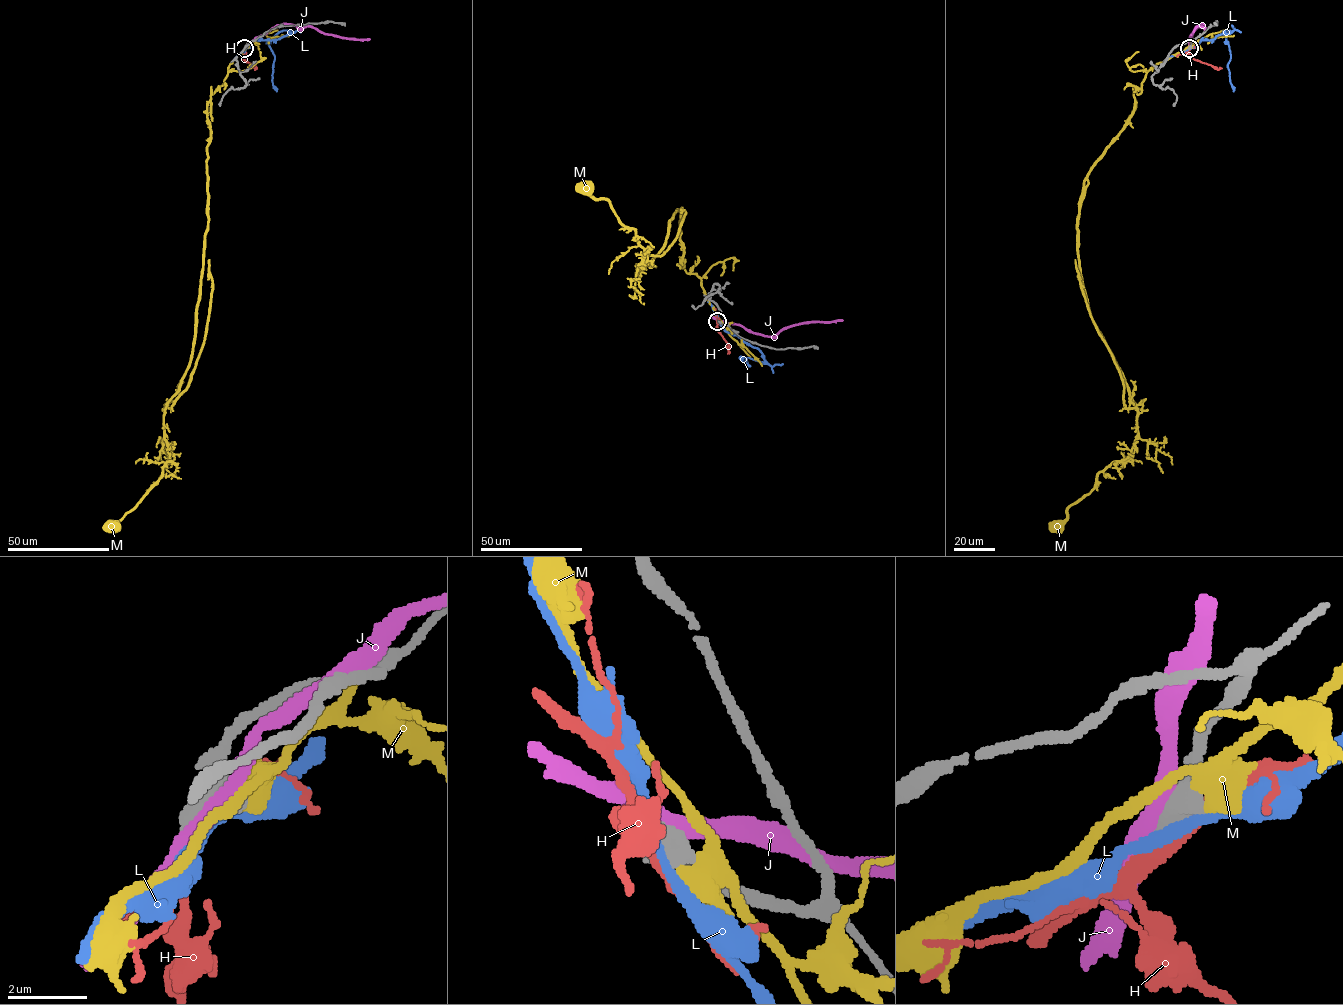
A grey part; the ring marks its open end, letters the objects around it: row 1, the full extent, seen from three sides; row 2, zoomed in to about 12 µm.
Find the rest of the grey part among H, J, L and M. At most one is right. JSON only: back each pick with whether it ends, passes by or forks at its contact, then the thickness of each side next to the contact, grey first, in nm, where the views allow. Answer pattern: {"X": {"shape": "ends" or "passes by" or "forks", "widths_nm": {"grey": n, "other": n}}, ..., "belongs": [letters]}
{"belongs": []}

